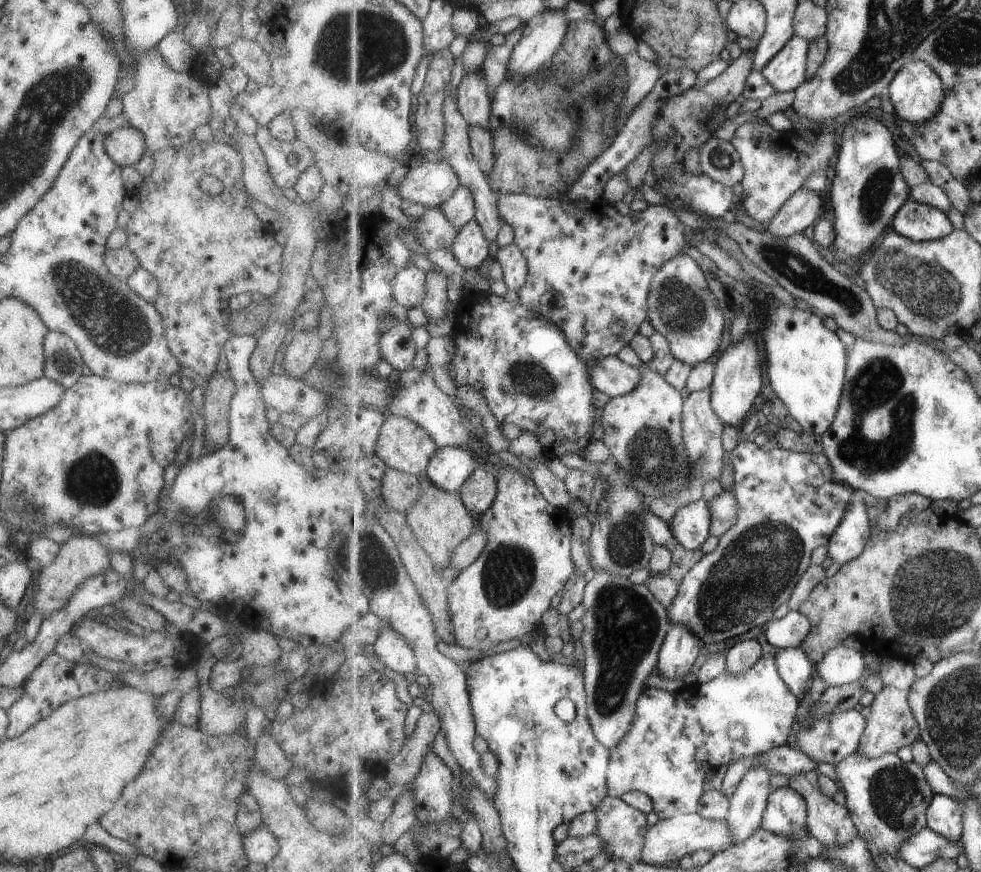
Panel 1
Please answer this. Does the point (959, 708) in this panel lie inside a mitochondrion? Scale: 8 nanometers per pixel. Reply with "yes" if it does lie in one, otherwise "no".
yes

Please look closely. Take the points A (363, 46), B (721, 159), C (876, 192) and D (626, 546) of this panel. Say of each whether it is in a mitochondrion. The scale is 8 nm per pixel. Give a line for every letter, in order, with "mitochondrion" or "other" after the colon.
A: mitochondrion
B: mitochondrion
C: mitochondrion
D: mitochondrion

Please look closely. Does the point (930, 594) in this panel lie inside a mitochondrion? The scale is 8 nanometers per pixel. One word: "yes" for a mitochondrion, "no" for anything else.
yes

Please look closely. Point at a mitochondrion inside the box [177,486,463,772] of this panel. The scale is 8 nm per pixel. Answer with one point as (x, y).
(369, 557)

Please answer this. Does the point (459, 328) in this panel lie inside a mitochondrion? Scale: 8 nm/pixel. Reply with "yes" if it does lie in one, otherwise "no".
no

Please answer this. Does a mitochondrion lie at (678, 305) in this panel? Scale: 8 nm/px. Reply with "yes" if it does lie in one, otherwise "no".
yes

